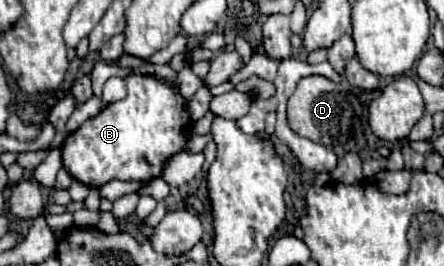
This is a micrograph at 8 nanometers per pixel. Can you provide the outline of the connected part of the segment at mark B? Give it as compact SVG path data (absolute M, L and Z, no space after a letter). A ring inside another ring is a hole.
M129 75L125 83L125 99L103 107L63 143L63 167L89 187L101 187L111 179L151 181L161 175L163 163L171 155L185 149L191 137L191 117L175 87L153 75Z

